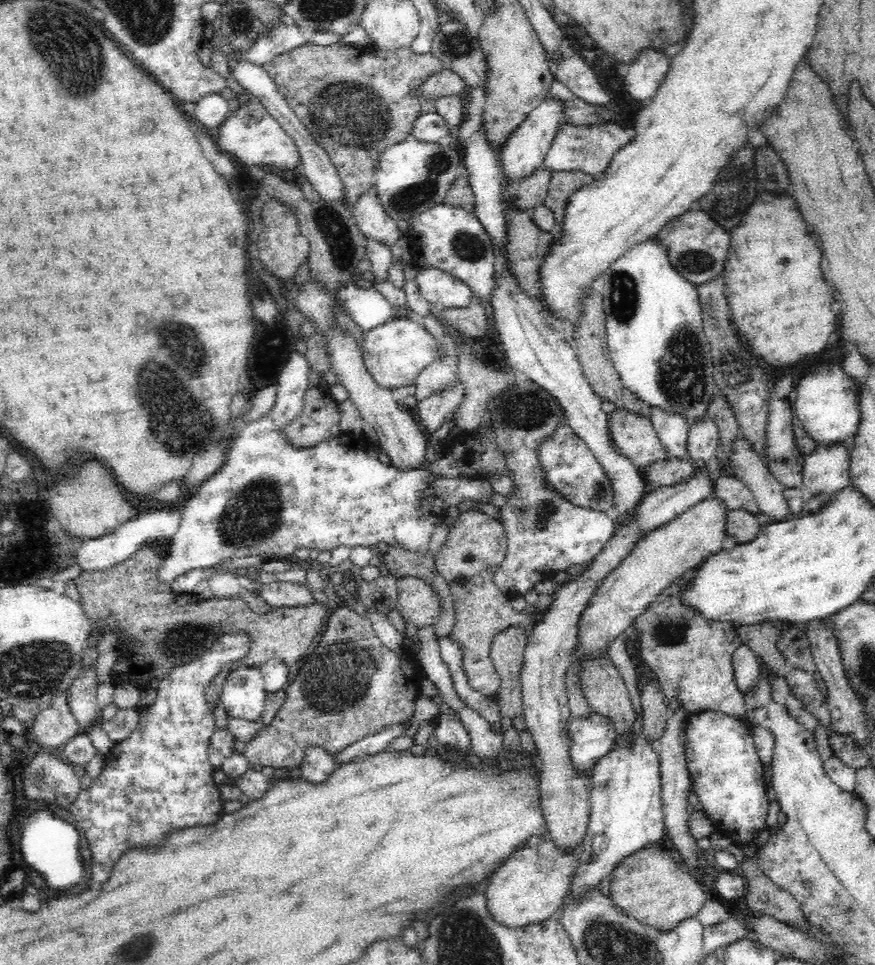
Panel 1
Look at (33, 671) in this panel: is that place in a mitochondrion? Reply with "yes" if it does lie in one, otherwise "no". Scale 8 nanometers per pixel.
yes

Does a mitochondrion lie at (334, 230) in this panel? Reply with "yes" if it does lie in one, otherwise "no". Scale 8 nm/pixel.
yes

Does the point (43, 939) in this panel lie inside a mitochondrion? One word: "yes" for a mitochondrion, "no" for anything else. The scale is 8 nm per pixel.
no

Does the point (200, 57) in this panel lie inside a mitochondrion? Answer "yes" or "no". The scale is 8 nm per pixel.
no

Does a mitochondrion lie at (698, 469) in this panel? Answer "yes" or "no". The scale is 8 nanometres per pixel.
no

